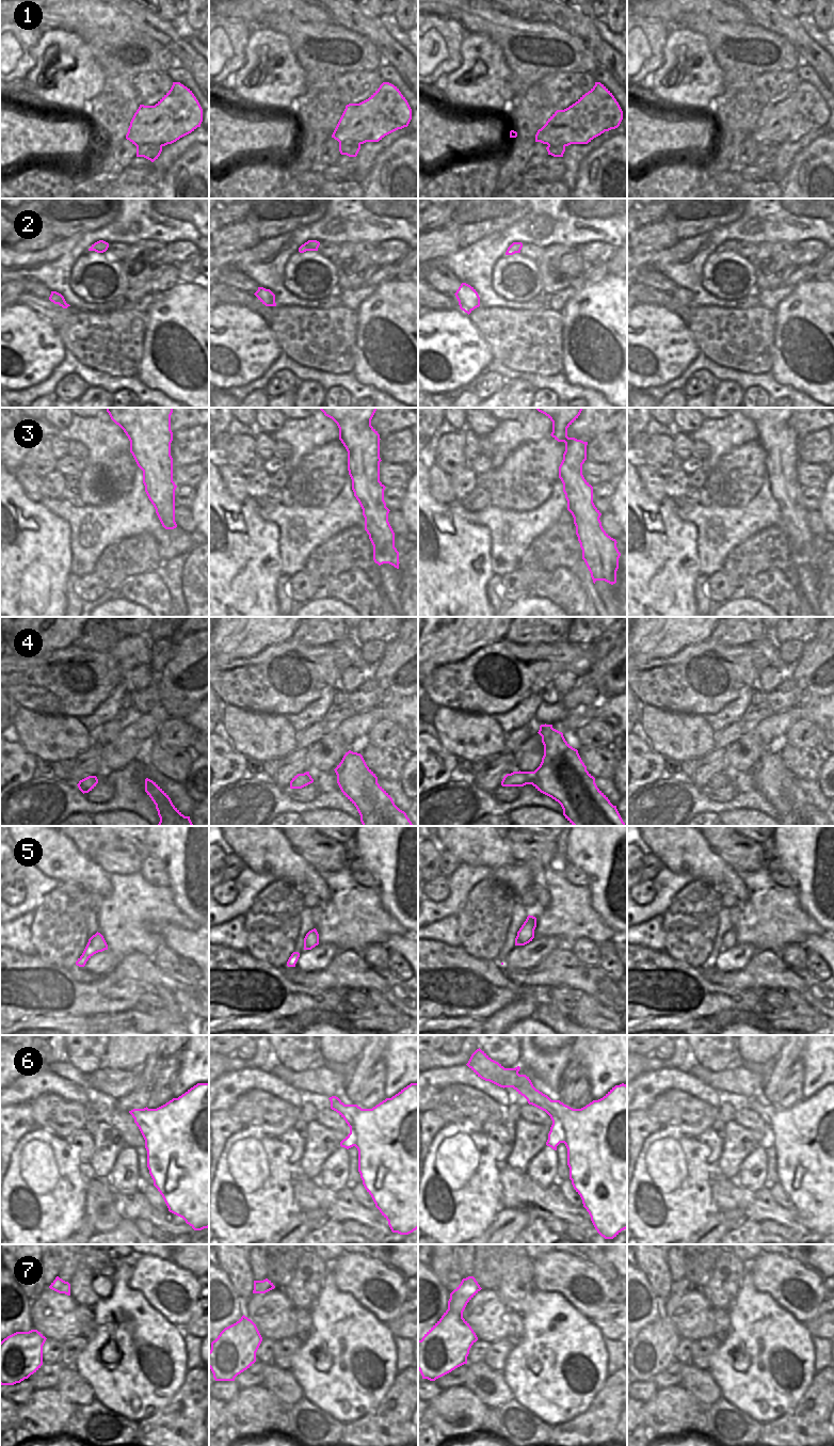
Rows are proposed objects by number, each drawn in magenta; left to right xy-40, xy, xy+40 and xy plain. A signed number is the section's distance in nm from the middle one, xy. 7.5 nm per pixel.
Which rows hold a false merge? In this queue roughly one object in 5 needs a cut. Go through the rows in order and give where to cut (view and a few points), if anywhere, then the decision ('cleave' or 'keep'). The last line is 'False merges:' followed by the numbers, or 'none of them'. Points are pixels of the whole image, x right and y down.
1: cut in xy-40 along (161, 145), (139, 144), (137, 146); cleave
2: no cut; keep
3: no cut; keep
4: no cut; keep
5: no cut; keep
6: no cut; keep
7: no cut; keep
False merges: 1

